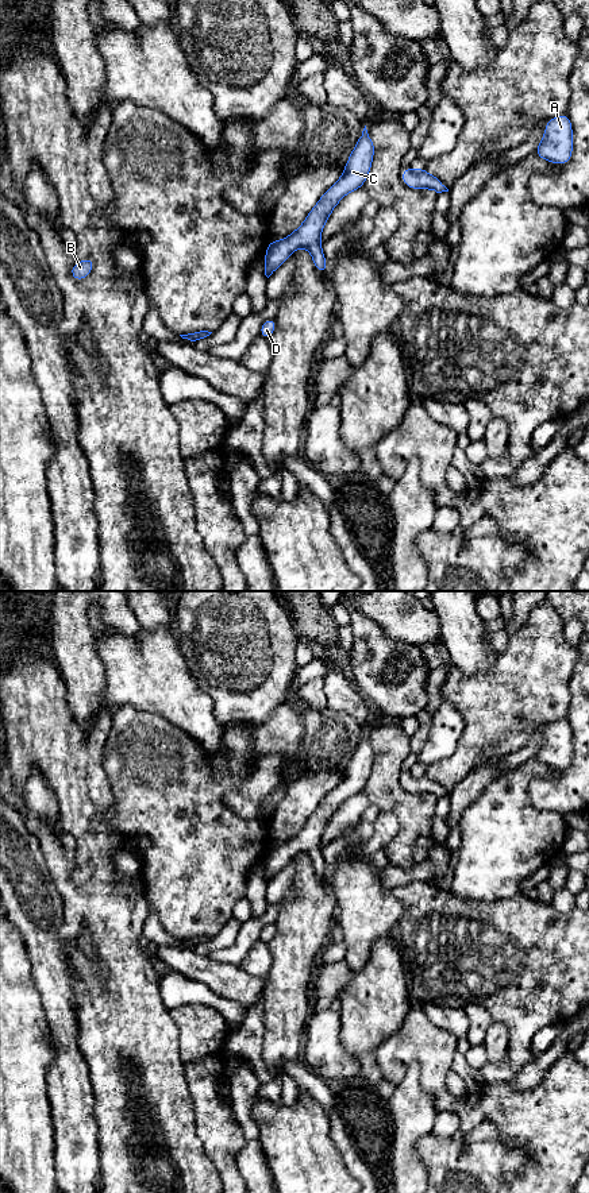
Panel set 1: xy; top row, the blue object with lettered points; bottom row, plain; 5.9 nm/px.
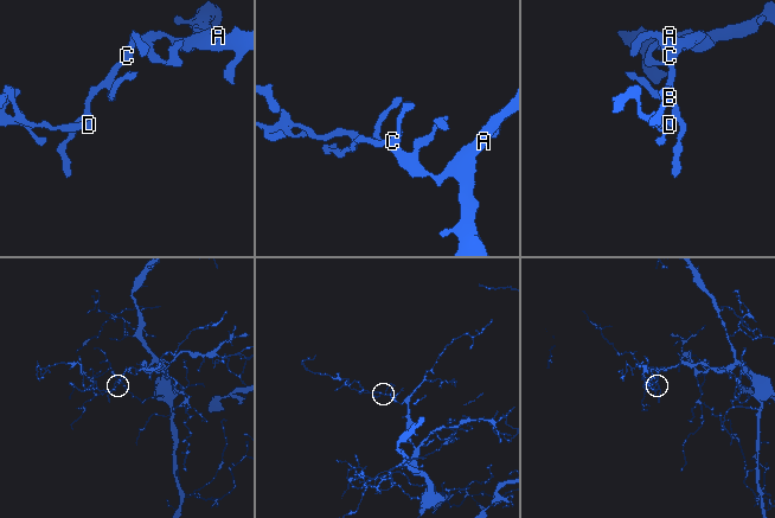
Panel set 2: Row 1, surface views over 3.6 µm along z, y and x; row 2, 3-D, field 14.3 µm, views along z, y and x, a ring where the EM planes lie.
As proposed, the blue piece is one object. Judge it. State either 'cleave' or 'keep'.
keep

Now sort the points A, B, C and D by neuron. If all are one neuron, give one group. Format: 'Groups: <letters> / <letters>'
Groups: A B C D

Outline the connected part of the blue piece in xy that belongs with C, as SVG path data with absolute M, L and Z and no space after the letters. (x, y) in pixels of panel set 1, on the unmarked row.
M366 730L358 744L343 780L320 802L304 827L284 845L272 845L263 865L265 880L269 883L297 853L308 853L319 877L327 877L328 869L320 849L320 839L336 808L350 796L361 794L372 772L374 748Z

